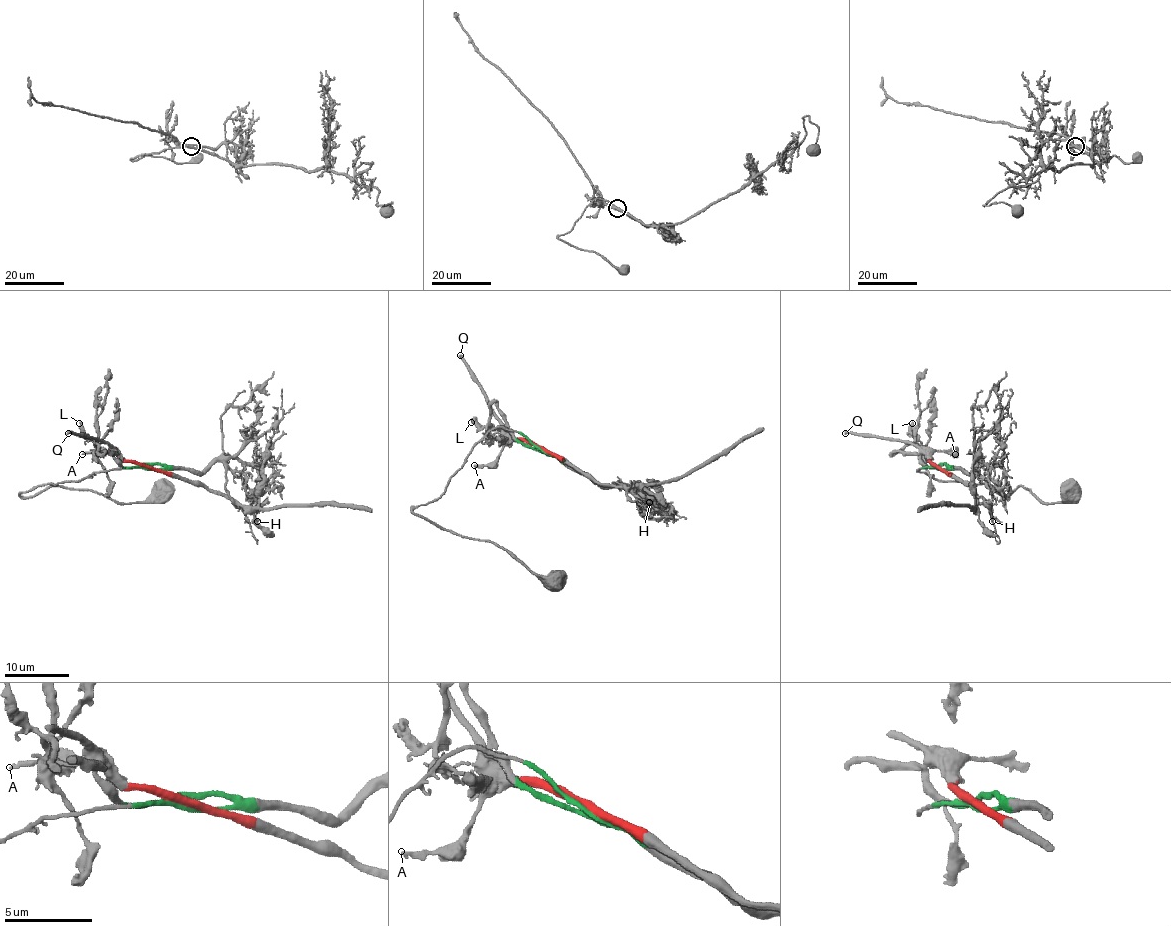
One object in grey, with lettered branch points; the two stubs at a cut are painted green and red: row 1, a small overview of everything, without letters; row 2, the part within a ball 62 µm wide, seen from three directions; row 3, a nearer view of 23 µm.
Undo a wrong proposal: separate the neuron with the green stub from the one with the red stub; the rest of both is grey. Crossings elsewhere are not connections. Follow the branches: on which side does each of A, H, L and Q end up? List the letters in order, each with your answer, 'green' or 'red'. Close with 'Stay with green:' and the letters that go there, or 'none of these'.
A: red
H: green
L: green
Q: red
Stay with green: H, L

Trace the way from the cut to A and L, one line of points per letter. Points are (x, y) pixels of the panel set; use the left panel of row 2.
A: (148, 467), (124, 461), (114, 451), (82, 454)
L: (148, 469), (124, 467), (113, 453), (105, 451), (102, 454), (79, 422)

